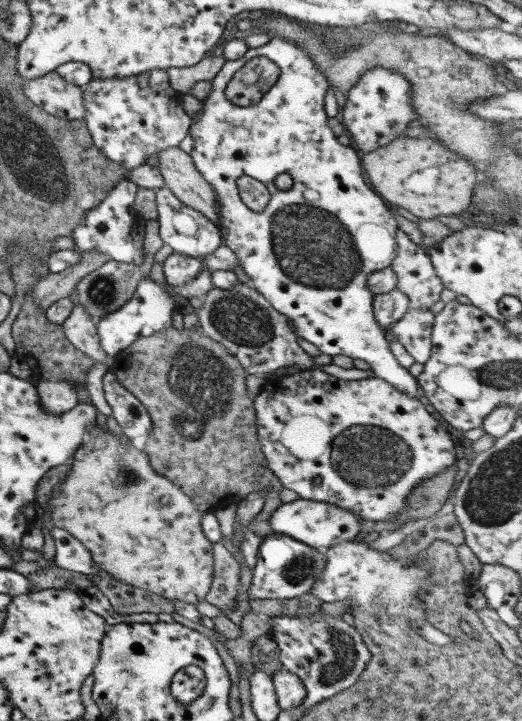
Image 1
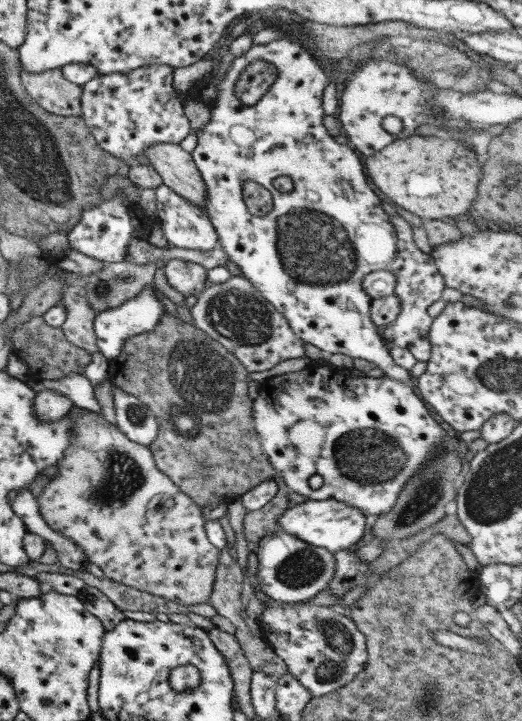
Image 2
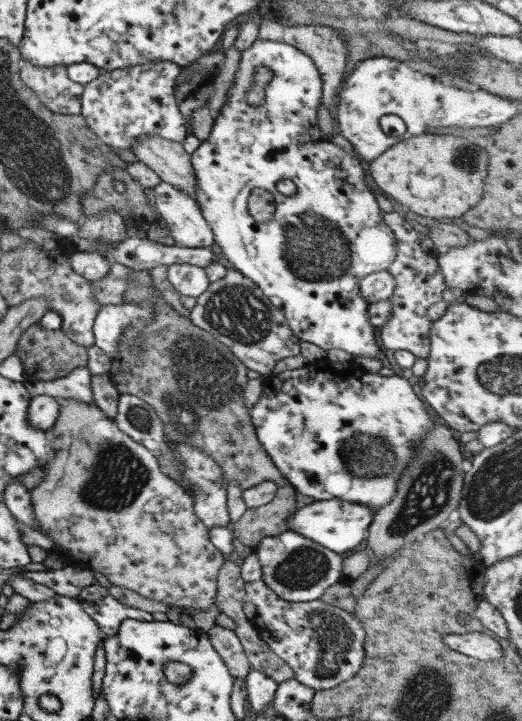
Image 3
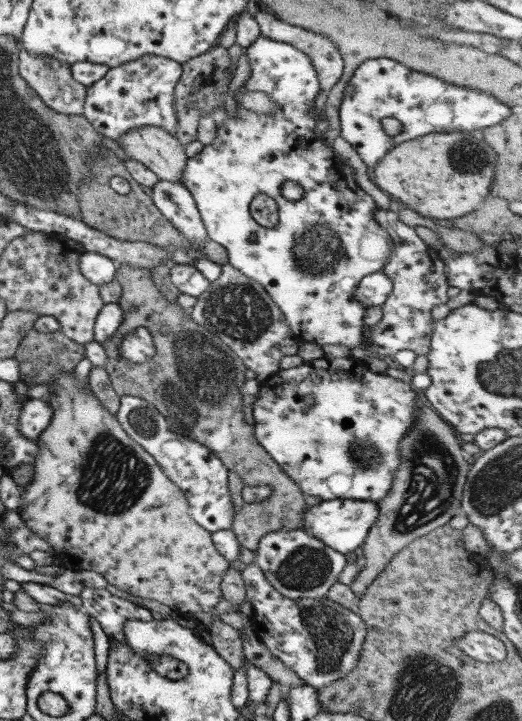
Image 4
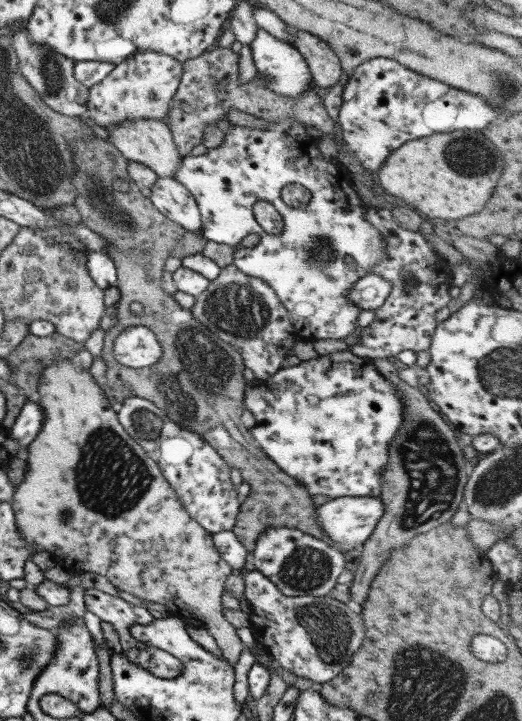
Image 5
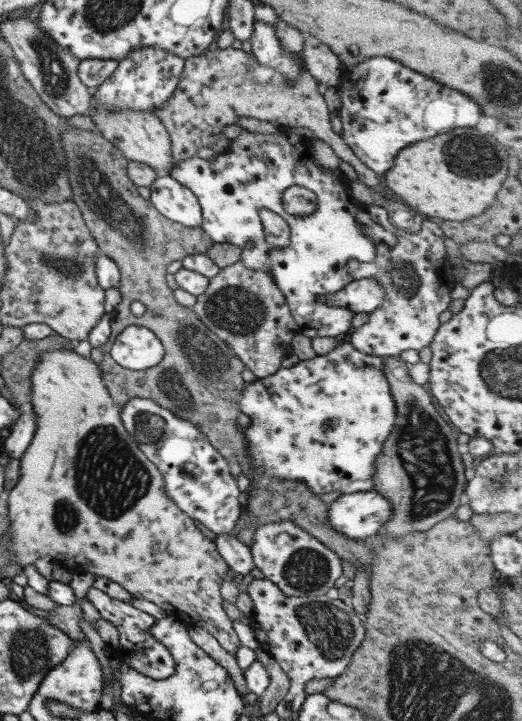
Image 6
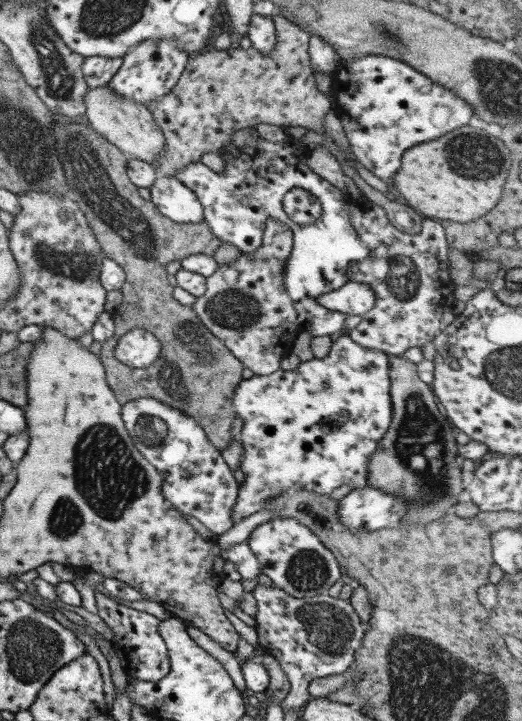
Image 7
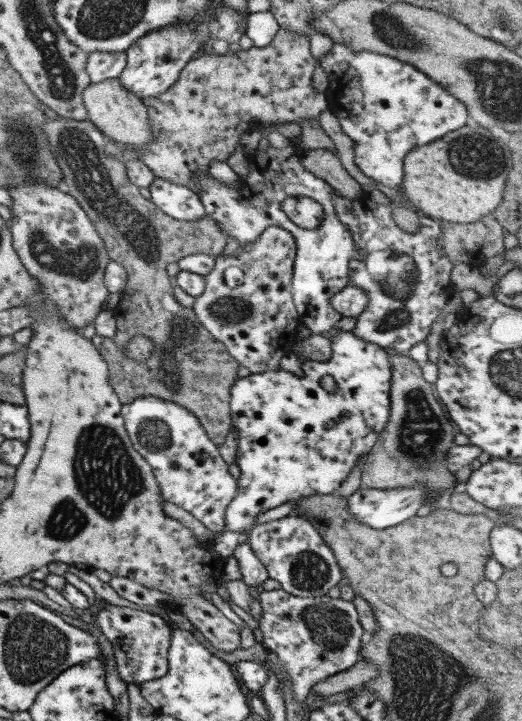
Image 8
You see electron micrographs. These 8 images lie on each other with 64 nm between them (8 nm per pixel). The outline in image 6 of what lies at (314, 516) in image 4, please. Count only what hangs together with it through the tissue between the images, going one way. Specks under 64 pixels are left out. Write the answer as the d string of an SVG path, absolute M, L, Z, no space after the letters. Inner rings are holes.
M354 492L341 495L328 508L330 528L351 539L365 539L378 534L390 521L391 503L378 492Z

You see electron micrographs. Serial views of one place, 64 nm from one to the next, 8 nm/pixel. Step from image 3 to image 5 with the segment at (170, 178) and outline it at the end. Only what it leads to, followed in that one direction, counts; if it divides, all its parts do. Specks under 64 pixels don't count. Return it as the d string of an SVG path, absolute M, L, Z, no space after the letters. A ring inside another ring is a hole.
M128 120L108 131L109 141L132 162L151 168L160 178L172 178L180 168L182 156L176 148L172 133L166 123L158 120Z

